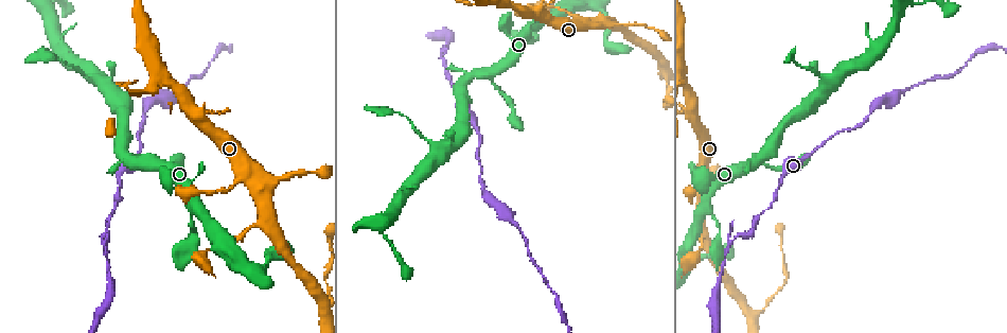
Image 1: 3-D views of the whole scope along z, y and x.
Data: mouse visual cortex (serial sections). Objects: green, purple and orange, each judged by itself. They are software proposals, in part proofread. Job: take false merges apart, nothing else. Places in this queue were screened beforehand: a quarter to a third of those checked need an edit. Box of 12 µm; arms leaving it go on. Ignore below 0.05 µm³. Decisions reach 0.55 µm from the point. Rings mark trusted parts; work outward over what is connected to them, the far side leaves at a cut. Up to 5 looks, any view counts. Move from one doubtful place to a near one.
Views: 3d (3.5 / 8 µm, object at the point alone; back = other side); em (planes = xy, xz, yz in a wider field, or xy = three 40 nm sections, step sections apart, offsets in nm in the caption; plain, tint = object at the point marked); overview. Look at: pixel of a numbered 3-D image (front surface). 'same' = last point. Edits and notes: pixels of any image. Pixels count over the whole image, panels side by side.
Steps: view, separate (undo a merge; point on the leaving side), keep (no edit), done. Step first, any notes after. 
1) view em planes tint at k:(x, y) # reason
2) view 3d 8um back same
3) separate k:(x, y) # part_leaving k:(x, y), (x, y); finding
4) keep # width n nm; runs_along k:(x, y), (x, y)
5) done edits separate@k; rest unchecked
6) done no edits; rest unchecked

view 3d 3.5um at 1:(197, 114) # side arm on a straight run

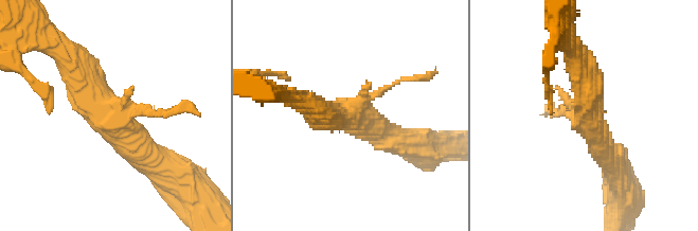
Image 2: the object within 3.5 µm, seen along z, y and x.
view em xy step 3 tint at 2:(110, 116) # shape alone is not enough

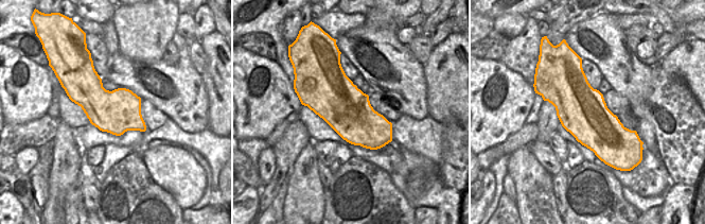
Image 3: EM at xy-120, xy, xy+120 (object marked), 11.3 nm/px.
view em planes tint same # another direction

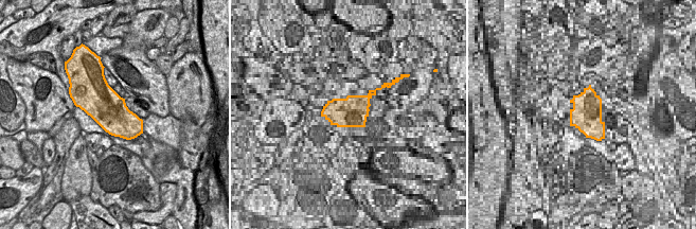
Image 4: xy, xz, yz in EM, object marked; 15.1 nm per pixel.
keep # width 550 nm; runs_along 2:(160, 164), (111, 119), (66, 59); all the same cell

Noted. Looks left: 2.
view 3d 8um at 1:(266, 212) # two arms in line, one across

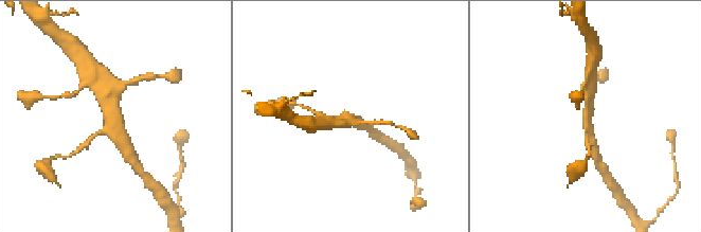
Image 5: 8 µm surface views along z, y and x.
view em xy step 1 tint at 5:(590, 121) # now the EM

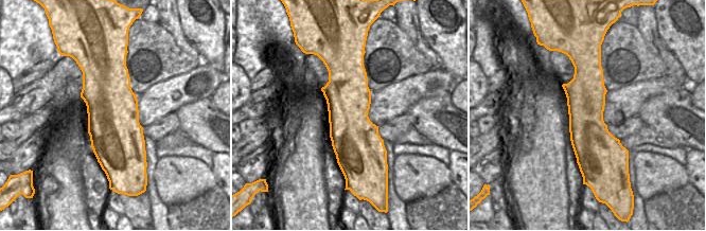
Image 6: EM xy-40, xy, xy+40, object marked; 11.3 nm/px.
keep # runs_along 5:(107, 91), (115, 134), (125, 147); all the same cell

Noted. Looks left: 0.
done no edits; rest unchecked

